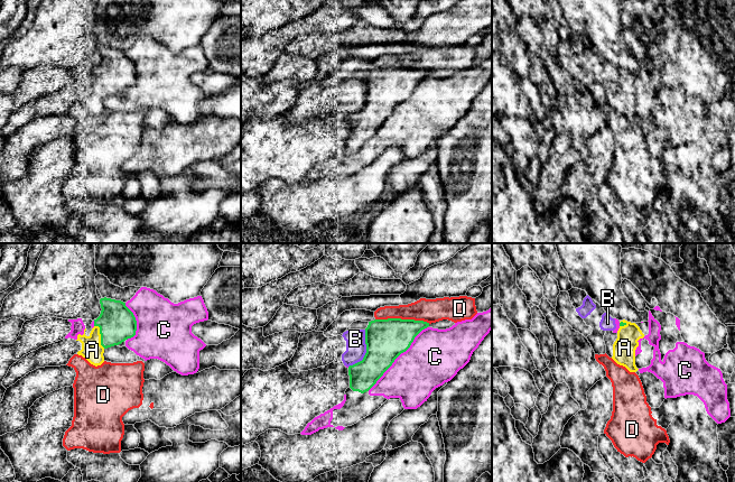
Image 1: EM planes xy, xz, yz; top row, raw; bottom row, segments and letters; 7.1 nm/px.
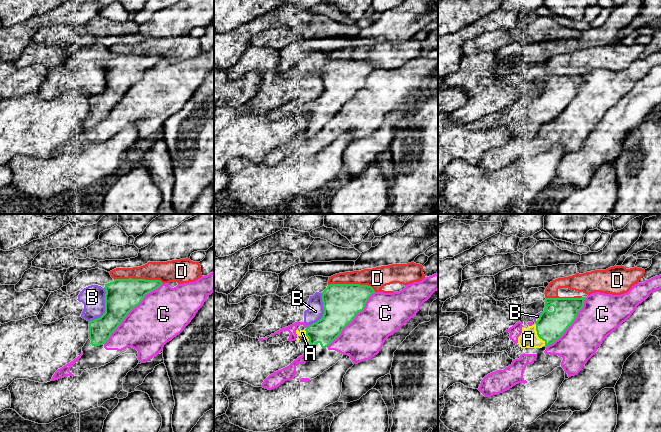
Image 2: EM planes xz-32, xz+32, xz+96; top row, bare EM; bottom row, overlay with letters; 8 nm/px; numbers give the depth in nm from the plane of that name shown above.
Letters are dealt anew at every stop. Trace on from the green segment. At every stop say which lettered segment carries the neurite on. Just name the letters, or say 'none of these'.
A

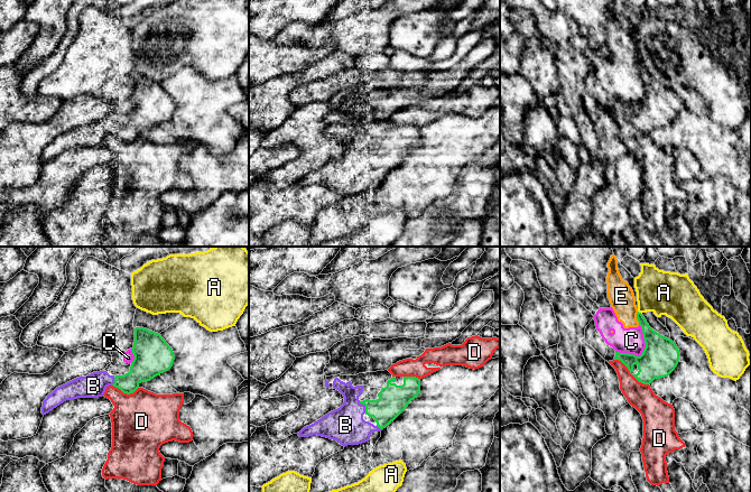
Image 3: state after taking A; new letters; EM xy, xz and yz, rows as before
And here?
B

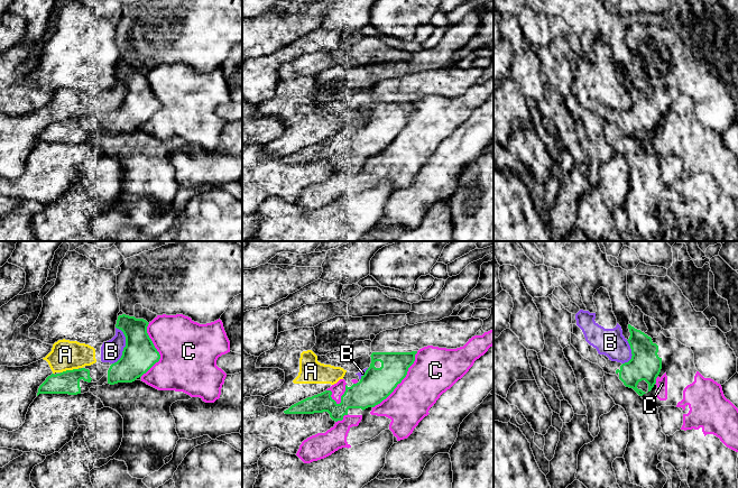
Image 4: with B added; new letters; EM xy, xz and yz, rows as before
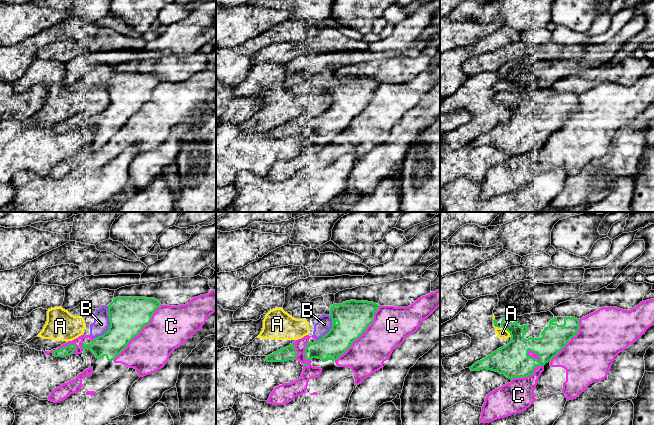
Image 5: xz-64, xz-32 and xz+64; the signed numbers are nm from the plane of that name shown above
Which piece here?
none of these

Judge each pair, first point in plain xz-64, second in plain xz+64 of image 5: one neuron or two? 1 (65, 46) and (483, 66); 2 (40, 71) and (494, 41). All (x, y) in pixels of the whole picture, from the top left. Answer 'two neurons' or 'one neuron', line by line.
1: one neuron
2: two neurons

